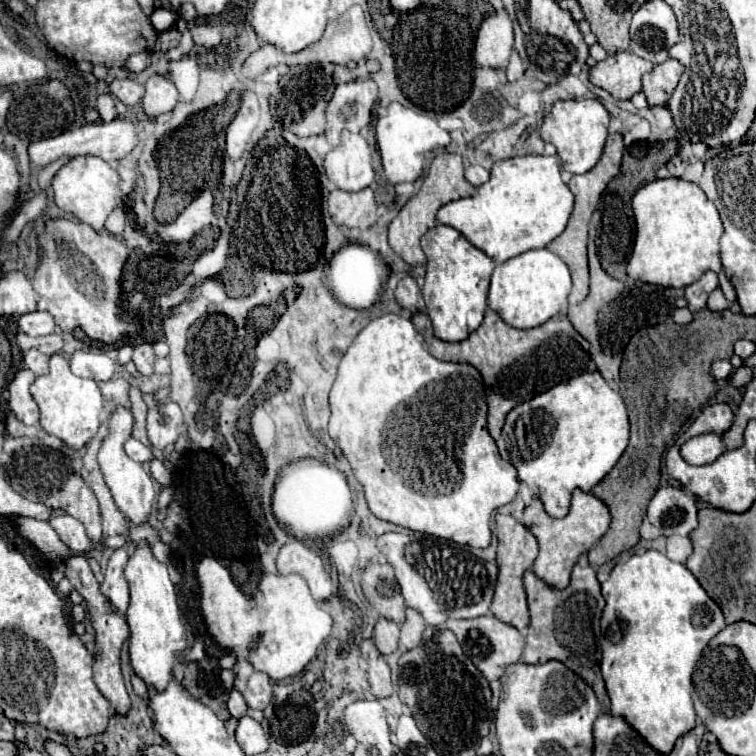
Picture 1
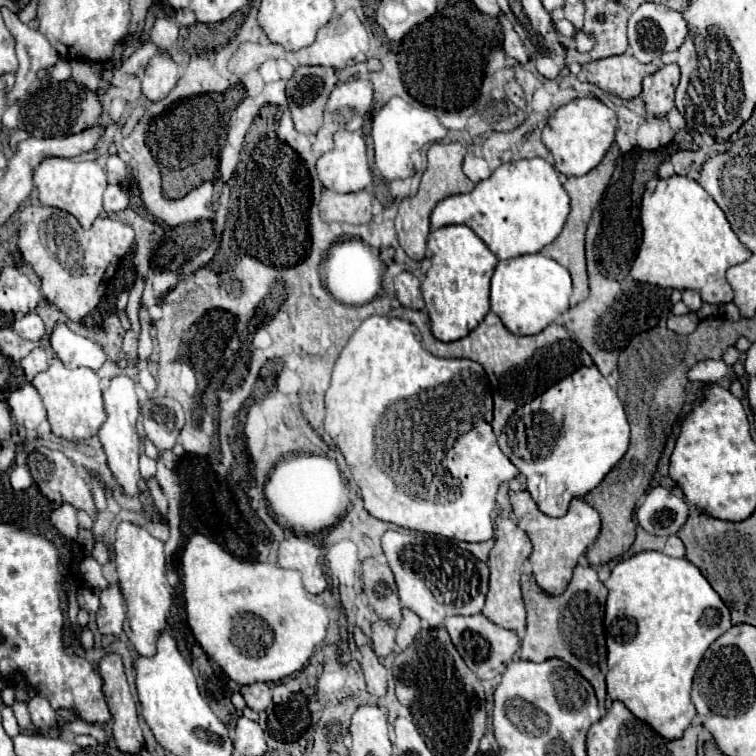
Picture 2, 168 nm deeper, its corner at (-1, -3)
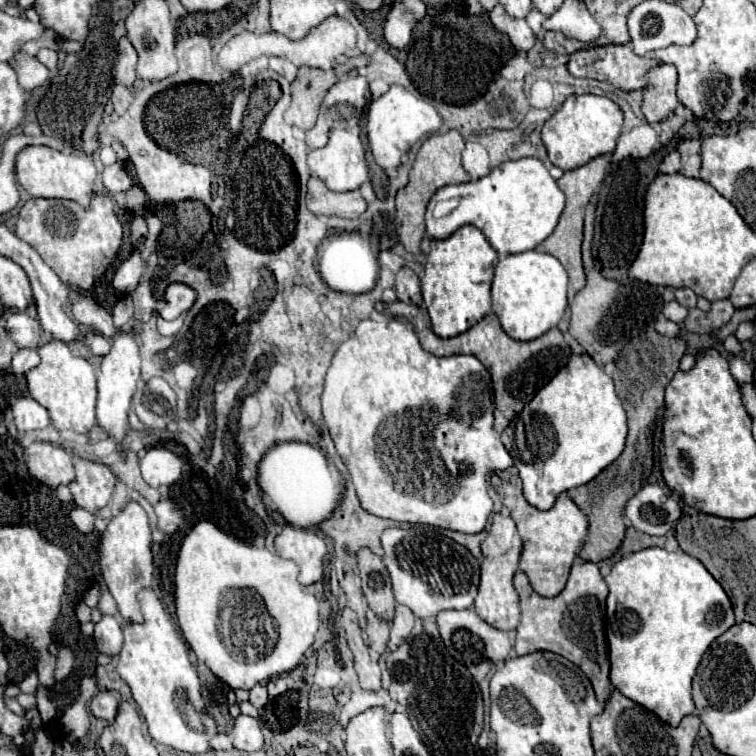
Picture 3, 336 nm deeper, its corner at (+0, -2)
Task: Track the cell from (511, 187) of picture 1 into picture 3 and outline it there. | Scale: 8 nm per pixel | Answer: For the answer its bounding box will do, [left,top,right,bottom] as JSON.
[425,157,565,255]

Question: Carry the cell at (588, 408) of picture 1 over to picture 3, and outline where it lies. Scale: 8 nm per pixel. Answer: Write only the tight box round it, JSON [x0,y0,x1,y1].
[513,353,628,511]

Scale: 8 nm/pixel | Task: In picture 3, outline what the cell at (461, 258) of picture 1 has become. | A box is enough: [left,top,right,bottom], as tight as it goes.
[421,225,497,337]

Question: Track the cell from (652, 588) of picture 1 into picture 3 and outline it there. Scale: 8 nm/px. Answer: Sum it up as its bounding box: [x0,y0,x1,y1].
[605,547,735,727]

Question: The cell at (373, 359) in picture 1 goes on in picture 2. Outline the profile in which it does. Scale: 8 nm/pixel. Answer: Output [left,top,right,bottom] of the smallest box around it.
[324,316,518,542]

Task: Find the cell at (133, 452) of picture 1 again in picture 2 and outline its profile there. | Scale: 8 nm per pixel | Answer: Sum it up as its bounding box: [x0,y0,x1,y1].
[140,454,156,478]

